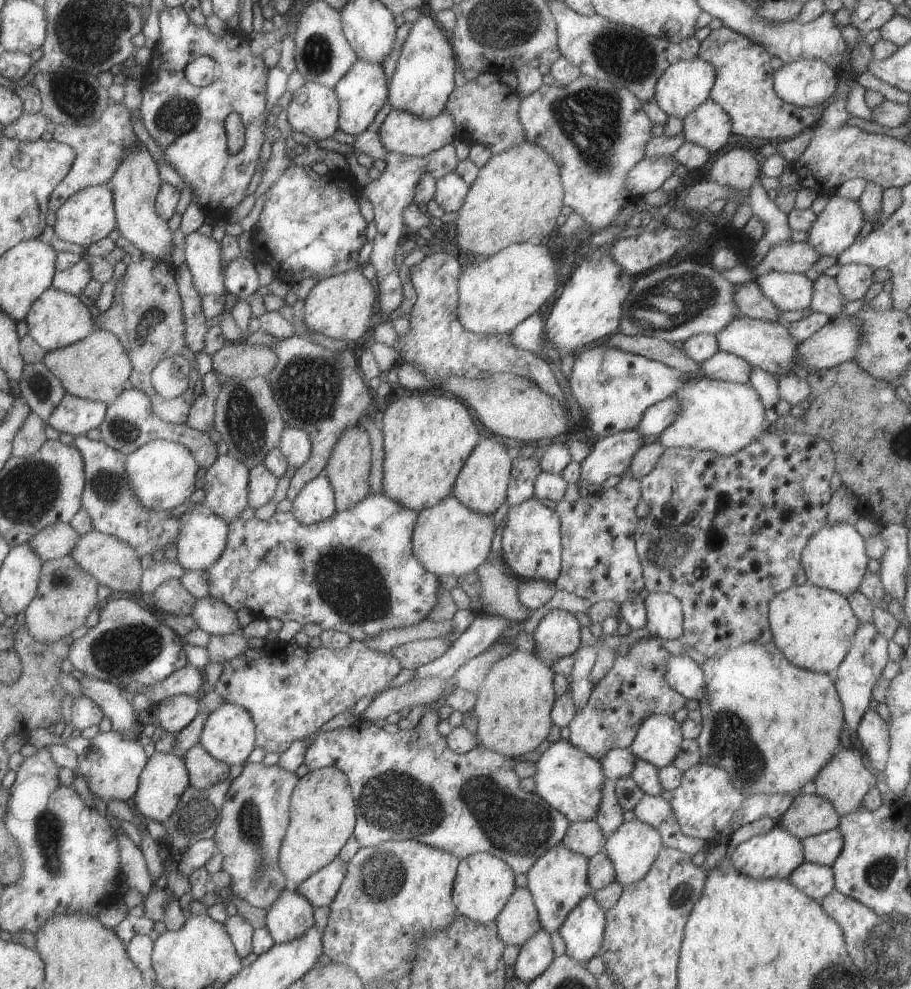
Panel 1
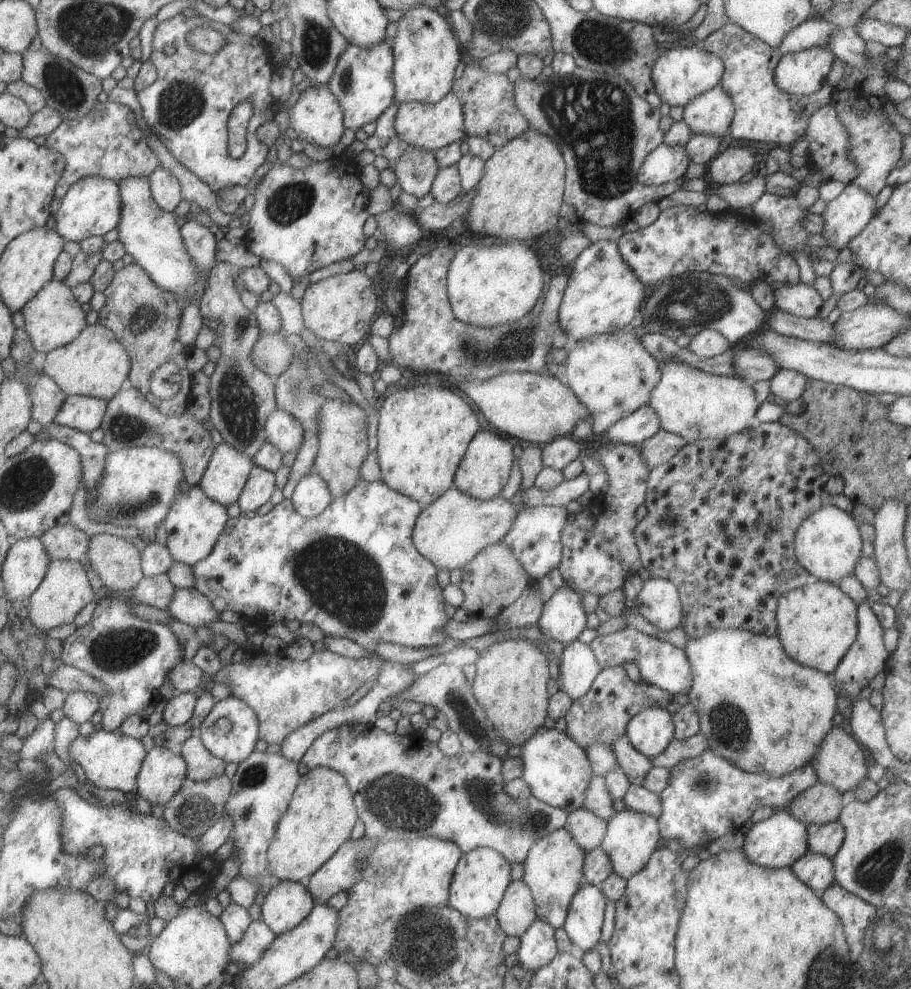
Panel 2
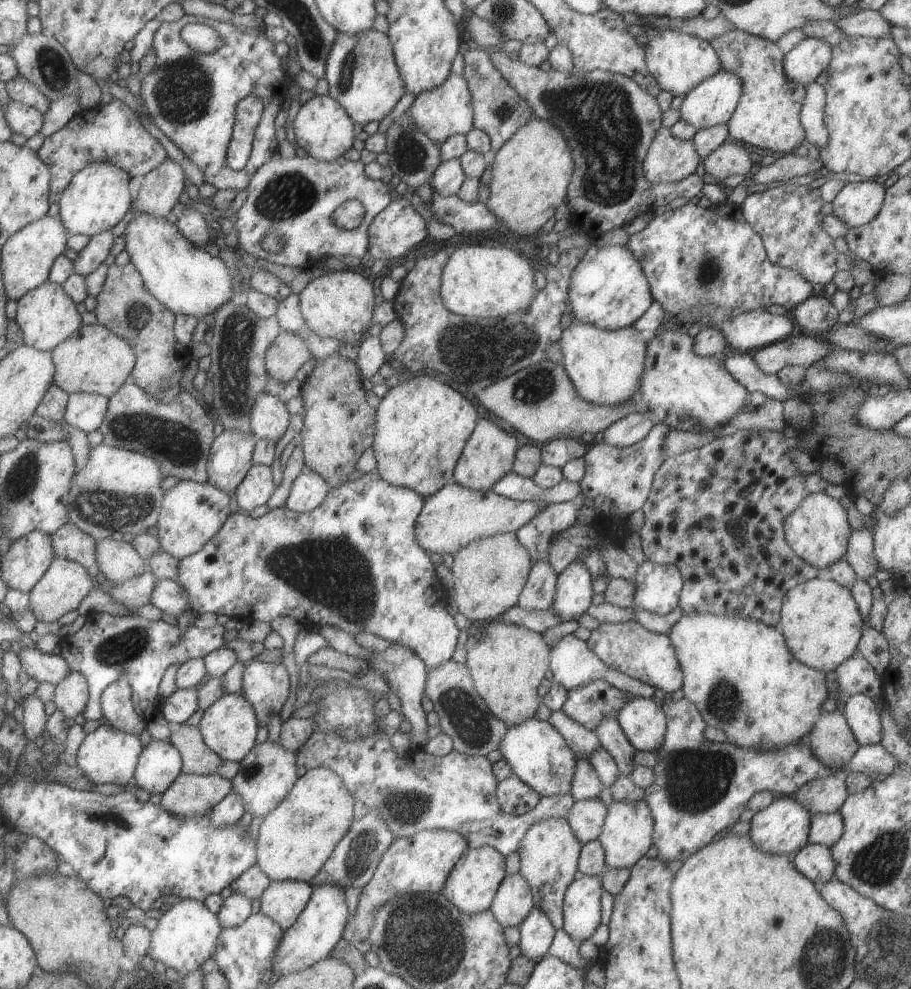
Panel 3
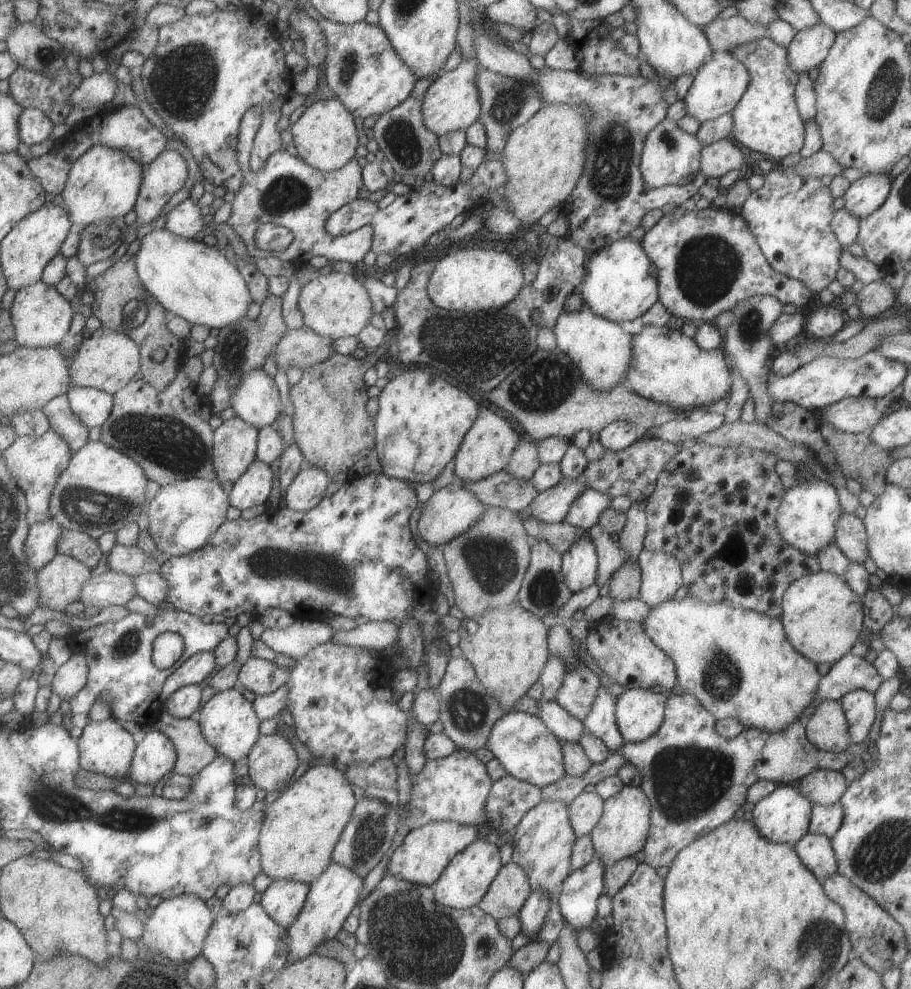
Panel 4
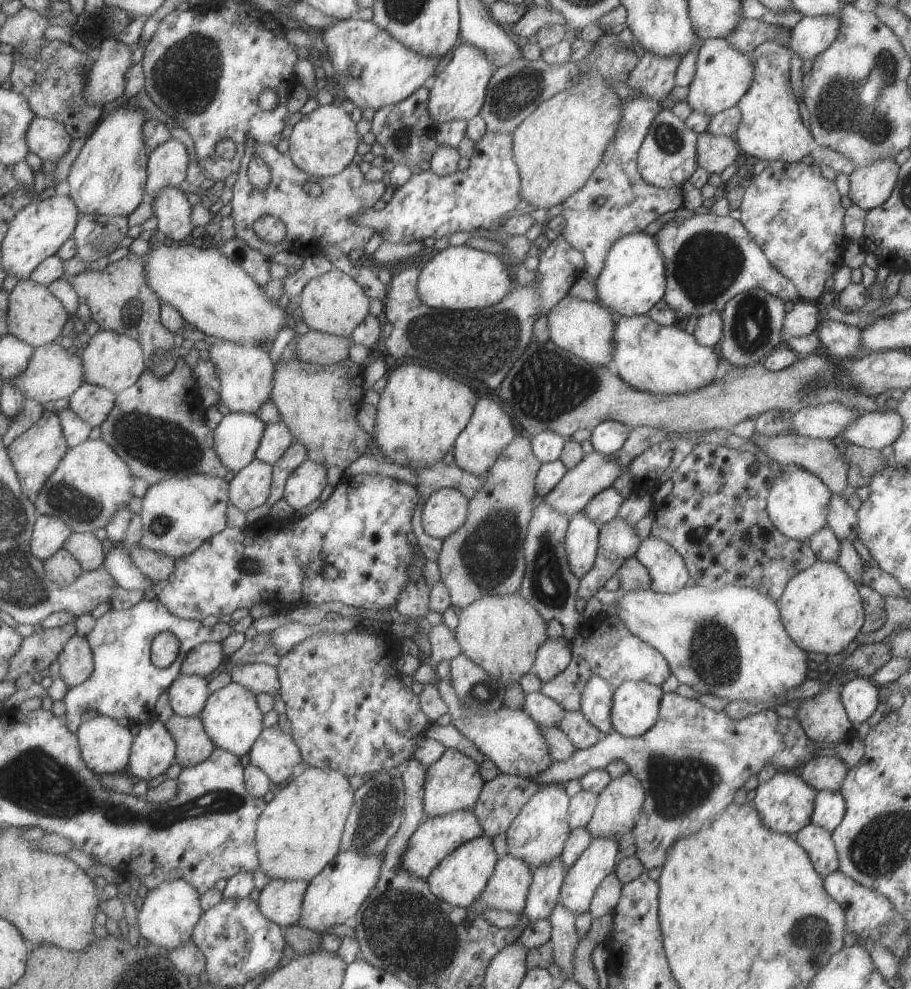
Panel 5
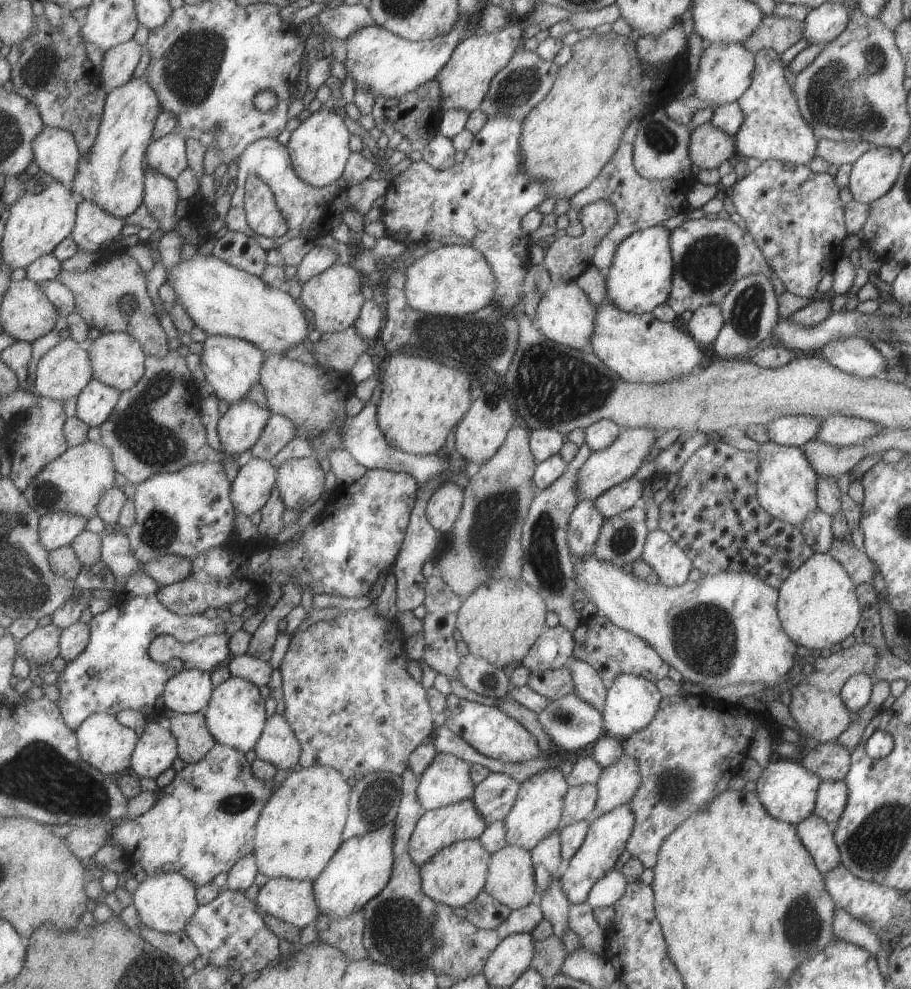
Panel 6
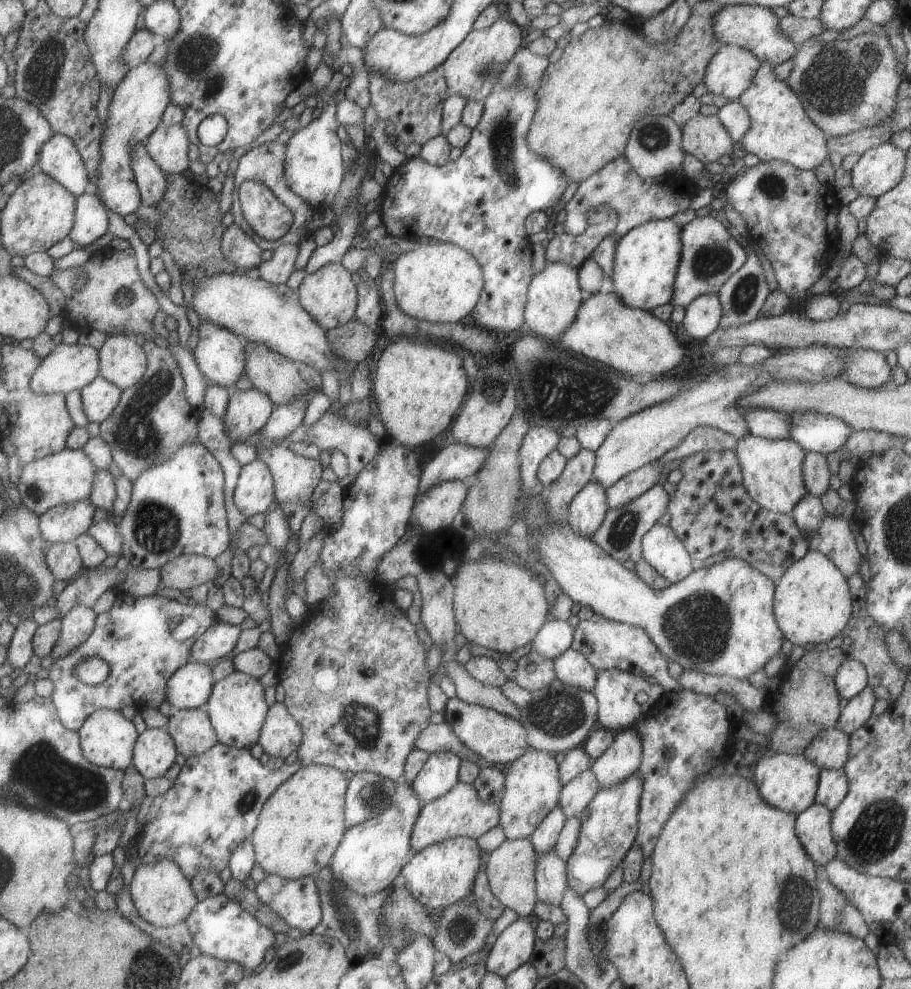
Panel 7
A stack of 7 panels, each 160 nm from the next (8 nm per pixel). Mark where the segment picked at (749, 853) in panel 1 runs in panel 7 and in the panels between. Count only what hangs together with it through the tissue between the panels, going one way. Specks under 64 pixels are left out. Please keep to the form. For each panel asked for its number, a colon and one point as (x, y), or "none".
2: (778, 841)
3: (782, 827)
4: (783, 816)
5: (784, 803)
6: (787, 791)
7: (787, 782)

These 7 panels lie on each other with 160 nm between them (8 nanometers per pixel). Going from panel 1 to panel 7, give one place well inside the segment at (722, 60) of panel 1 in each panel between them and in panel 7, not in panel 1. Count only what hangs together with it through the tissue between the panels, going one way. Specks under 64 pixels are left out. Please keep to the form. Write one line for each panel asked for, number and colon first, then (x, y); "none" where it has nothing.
2: (763, 113)
3: (767, 115)
4: (766, 120)
5: (770, 128)
6: (772, 128)
7: (779, 129)

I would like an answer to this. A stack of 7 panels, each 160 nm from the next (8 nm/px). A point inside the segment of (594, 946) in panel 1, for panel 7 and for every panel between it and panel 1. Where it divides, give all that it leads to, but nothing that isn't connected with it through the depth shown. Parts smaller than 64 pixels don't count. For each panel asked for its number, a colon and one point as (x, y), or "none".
2: (582, 923)
3: (581, 912)
4: (577, 897)
5: (599, 858)
6: (606, 836)
7: (607, 829)

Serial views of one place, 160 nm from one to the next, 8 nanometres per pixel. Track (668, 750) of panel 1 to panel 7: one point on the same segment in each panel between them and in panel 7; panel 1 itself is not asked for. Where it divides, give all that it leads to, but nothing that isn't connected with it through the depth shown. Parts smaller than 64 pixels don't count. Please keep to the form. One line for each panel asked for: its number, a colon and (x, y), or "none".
2: (649, 732)
3: (643, 721)
4: (639, 712)
5: (635, 705)
6: (630, 703)
7: (622, 698)

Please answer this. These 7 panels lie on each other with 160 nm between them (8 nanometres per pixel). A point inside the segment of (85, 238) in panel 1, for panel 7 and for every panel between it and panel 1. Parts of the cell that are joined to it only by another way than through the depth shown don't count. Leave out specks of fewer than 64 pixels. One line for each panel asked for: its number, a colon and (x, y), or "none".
2: (93, 206)
3: (97, 199)
4: (105, 182)
5: (110, 177)
6: (113, 175)
7: (138, 106)

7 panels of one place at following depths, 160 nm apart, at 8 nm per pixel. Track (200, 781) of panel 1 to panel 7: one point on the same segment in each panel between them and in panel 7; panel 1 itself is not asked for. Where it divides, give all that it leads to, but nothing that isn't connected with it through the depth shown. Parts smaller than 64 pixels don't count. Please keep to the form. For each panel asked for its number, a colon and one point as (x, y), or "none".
2: (203, 765)
3: (199, 759)
4: (195, 752)
5: (194, 745)
6: (195, 740)
7: (192, 729)

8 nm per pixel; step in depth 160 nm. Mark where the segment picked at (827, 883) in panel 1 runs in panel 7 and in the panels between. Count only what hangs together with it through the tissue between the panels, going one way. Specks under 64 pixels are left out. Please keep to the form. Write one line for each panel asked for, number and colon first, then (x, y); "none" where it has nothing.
2: (816, 871)
3: (814, 861)
4: (814, 850)
5: (815, 841)
6: (815, 834)
7: (812, 826)

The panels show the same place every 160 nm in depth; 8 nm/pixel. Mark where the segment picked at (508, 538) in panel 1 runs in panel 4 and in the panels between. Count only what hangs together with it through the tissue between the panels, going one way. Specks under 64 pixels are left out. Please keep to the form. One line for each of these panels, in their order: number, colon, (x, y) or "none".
2: (534, 535)
3: (534, 536)
4: (583, 513)

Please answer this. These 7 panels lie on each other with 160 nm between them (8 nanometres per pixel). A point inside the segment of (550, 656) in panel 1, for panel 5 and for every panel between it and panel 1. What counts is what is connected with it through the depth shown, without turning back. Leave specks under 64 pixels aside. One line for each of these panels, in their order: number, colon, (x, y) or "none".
2: (562, 618)
3: (573, 595)
4: (578, 569)
5: (581, 538)

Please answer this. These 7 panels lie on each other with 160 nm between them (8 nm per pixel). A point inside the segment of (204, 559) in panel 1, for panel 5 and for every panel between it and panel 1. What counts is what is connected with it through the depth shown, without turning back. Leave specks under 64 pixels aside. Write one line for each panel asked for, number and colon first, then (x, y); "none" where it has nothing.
2: (194, 525)
3: (193, 514)
4: (183, 517)
5: (180, 515)

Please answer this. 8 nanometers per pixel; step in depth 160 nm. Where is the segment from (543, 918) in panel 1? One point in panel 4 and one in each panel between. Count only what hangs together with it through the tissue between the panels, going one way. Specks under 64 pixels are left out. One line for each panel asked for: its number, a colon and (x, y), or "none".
2: (552, 868)
3: (548, 853)
4: (542, 840)

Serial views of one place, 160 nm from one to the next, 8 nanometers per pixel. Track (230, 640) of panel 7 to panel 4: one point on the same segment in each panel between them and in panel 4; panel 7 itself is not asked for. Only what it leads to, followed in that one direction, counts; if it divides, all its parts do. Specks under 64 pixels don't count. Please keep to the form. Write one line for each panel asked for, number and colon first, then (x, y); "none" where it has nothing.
4: (196, 669)
5: (207, 657)
6: (206, 653)

